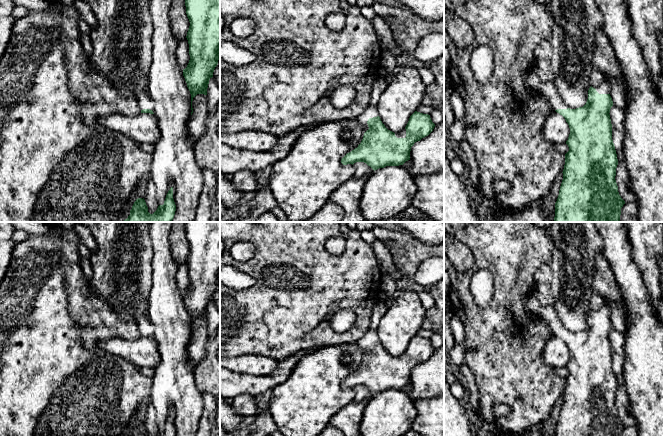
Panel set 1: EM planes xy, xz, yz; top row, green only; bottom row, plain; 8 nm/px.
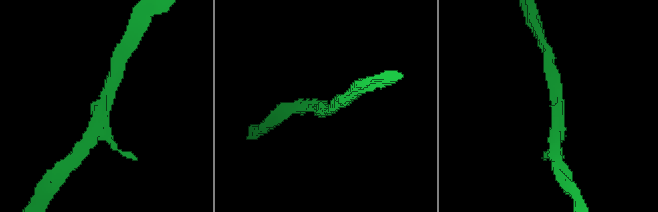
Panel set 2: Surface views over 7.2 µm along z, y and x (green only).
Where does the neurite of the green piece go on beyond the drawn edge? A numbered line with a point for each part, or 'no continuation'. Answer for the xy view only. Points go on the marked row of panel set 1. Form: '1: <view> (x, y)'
1: xy (144, 100)

